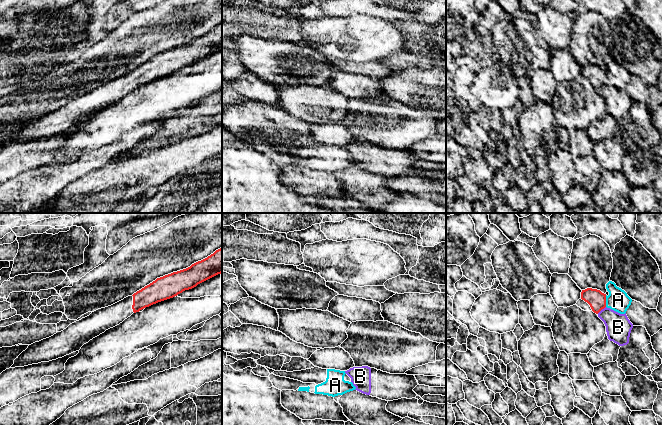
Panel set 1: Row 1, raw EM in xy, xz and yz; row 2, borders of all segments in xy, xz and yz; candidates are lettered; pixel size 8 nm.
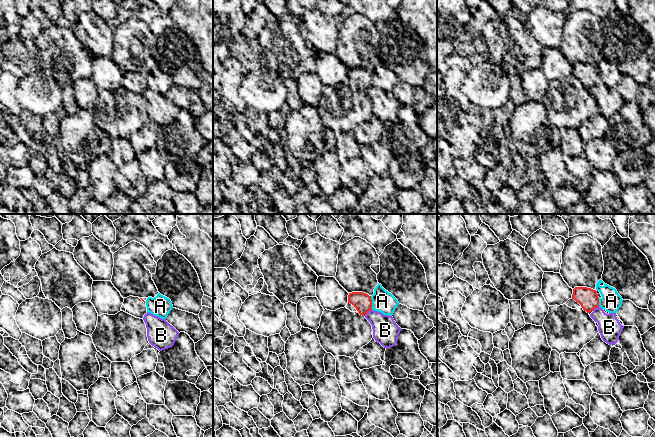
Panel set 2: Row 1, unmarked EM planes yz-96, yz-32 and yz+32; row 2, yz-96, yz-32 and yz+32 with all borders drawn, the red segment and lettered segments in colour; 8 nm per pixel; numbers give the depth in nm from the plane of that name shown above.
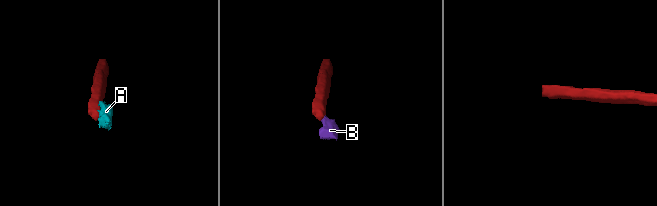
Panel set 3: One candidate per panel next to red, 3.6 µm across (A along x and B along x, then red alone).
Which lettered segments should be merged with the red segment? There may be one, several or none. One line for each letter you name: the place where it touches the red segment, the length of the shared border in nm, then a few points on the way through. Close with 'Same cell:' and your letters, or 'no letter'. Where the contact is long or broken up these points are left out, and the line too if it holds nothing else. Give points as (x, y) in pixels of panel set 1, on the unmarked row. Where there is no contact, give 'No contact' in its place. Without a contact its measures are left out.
Same cell: no letter

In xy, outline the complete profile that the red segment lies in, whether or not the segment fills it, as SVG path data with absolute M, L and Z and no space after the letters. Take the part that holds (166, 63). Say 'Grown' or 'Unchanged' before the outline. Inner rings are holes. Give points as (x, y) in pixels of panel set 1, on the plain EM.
Grown. M222 23L190 43L157 54L132 72L98 85L63 107L29 121L10 144L49 138L79 127L84 120L119 101L133 89L173 74L221 49Z

